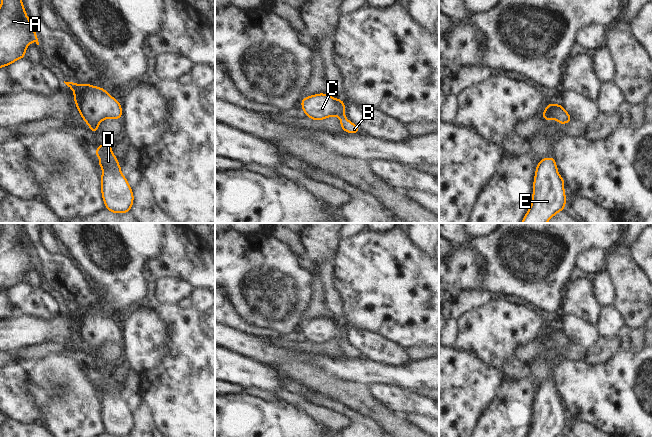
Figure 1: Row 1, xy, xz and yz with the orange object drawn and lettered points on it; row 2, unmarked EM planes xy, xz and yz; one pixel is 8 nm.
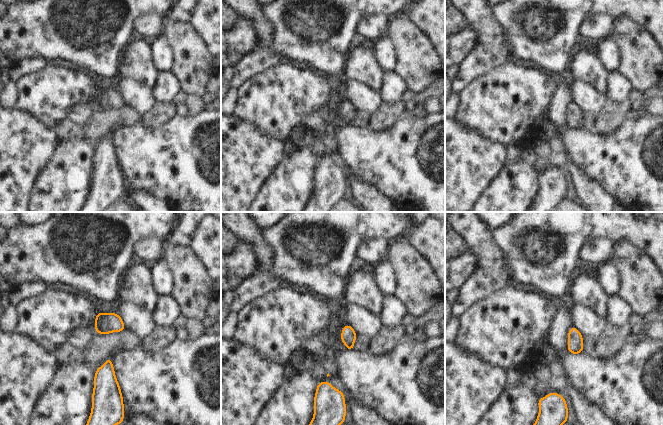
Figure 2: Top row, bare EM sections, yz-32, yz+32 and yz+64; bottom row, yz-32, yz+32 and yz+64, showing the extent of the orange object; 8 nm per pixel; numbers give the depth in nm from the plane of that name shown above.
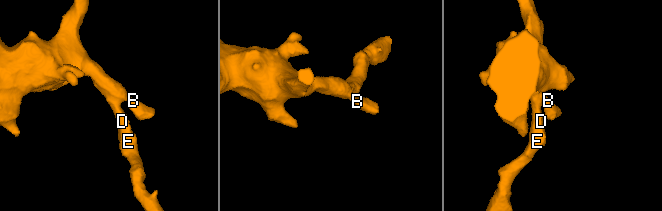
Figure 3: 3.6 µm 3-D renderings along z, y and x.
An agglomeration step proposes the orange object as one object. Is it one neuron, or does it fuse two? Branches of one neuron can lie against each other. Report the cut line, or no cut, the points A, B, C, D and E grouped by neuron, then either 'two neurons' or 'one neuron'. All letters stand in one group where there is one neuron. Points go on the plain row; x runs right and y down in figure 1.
no cut; A B C D E; one neuron

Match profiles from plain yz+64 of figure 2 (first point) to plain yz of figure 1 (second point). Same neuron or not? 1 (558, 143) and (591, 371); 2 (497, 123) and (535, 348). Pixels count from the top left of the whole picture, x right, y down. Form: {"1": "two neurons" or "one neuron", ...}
{"1": "two neurons", "2": "two neurons"}

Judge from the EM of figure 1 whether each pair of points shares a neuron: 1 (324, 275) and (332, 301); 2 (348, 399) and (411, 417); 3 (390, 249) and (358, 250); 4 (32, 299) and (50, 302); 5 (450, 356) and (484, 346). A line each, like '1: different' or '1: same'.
1: same
2: different
3: same
4: same
5: different

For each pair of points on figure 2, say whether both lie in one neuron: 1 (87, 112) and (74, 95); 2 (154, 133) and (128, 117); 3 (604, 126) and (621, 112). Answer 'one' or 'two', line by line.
1: two
2: two
3: one

